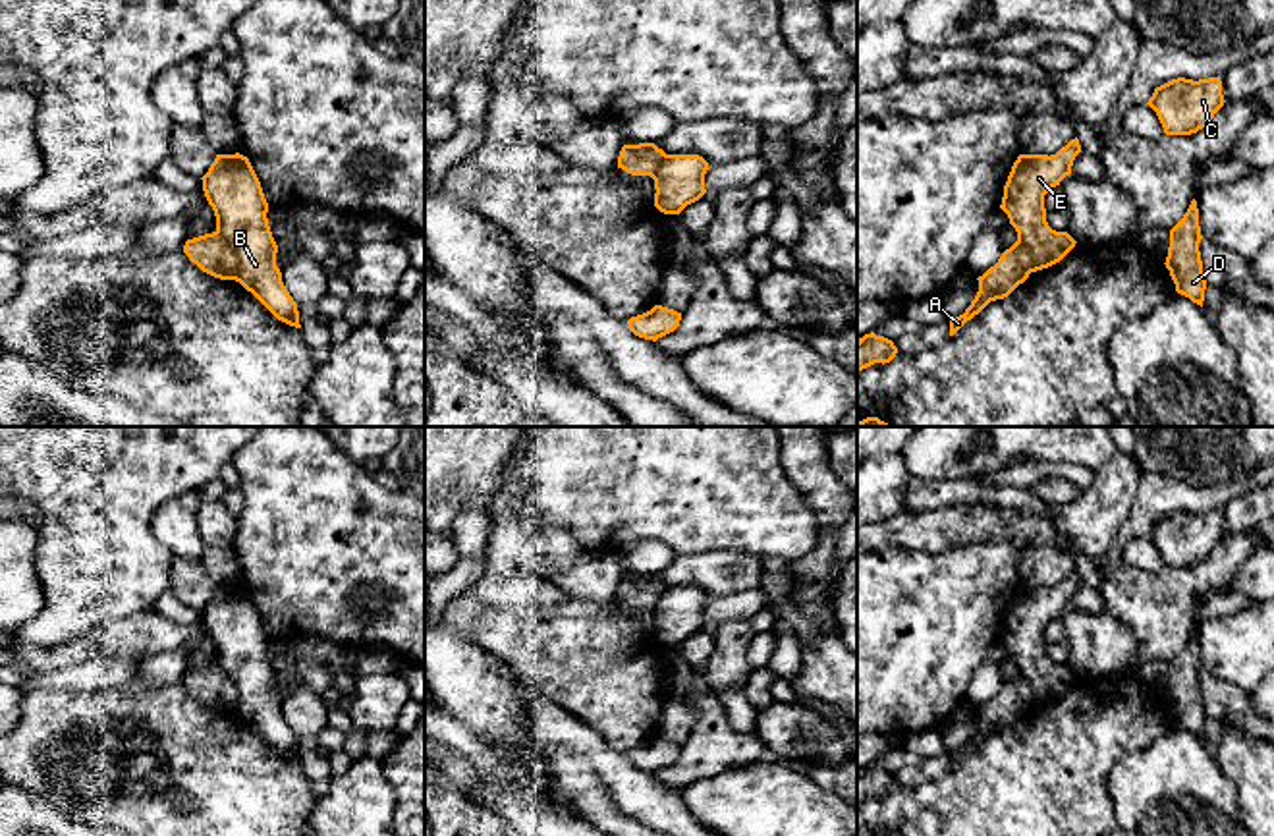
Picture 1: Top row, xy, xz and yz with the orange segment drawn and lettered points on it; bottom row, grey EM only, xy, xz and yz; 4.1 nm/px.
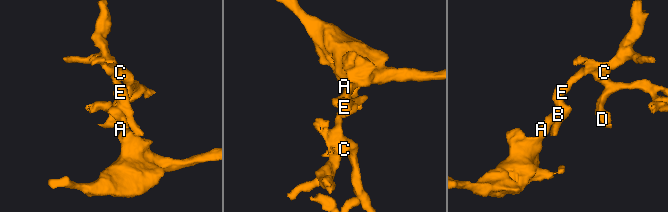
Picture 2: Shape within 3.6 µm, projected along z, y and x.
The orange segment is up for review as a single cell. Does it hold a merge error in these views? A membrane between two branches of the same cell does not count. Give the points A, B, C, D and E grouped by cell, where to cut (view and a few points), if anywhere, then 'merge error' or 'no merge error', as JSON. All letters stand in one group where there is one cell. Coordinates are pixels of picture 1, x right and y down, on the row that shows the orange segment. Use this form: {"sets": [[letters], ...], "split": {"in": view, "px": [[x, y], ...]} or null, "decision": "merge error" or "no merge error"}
{"sets": [["A"], ["B", "C", "D", "E"]], "split": {"in": "xy", "px": [[215, 232], [234, 251], [238, 280]]}, "decision": "merge error"}

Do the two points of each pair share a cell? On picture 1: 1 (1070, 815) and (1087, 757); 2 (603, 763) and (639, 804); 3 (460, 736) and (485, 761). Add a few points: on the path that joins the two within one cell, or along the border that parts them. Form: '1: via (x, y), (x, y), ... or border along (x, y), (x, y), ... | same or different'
1: via (1070, 802), (1070, 777), (1074, 771) | same
2: via (612, 773), (634, 794) | same
3: via (466, 742), (479, 755) | same

